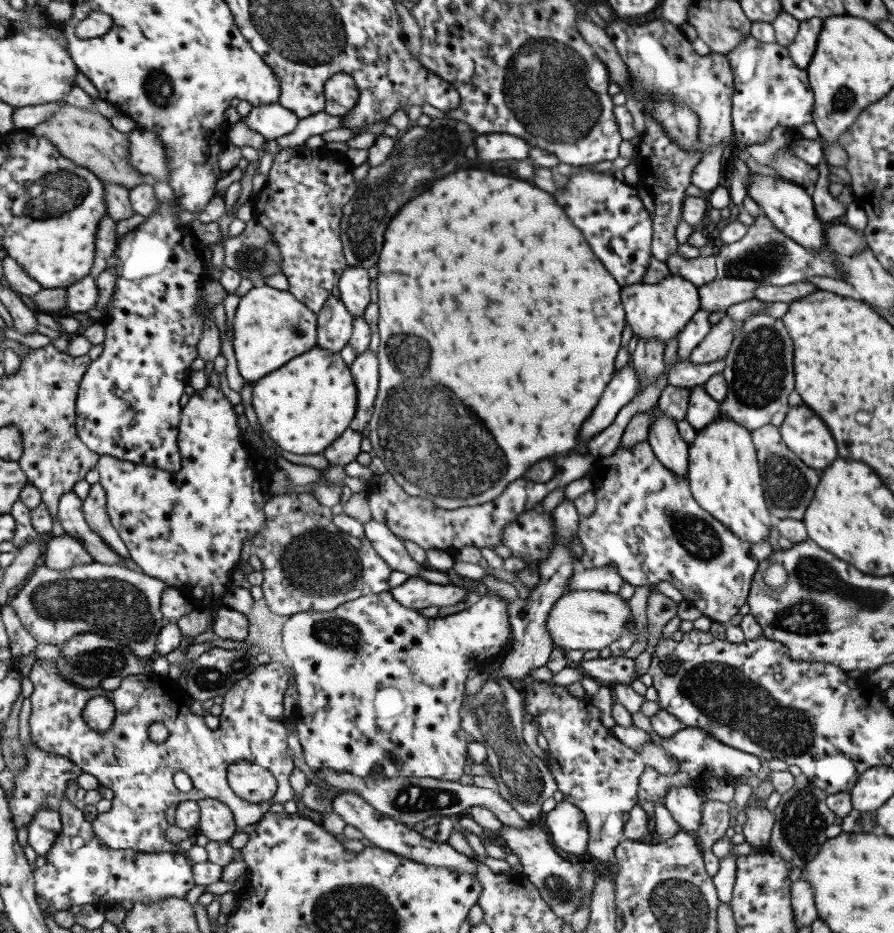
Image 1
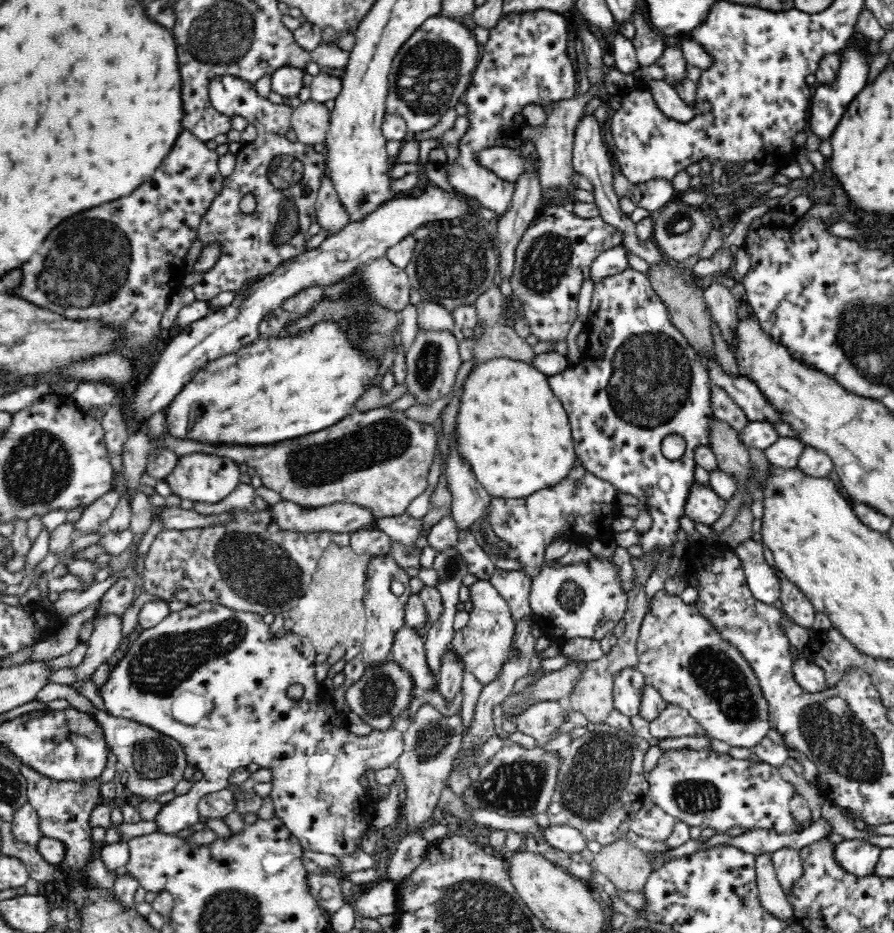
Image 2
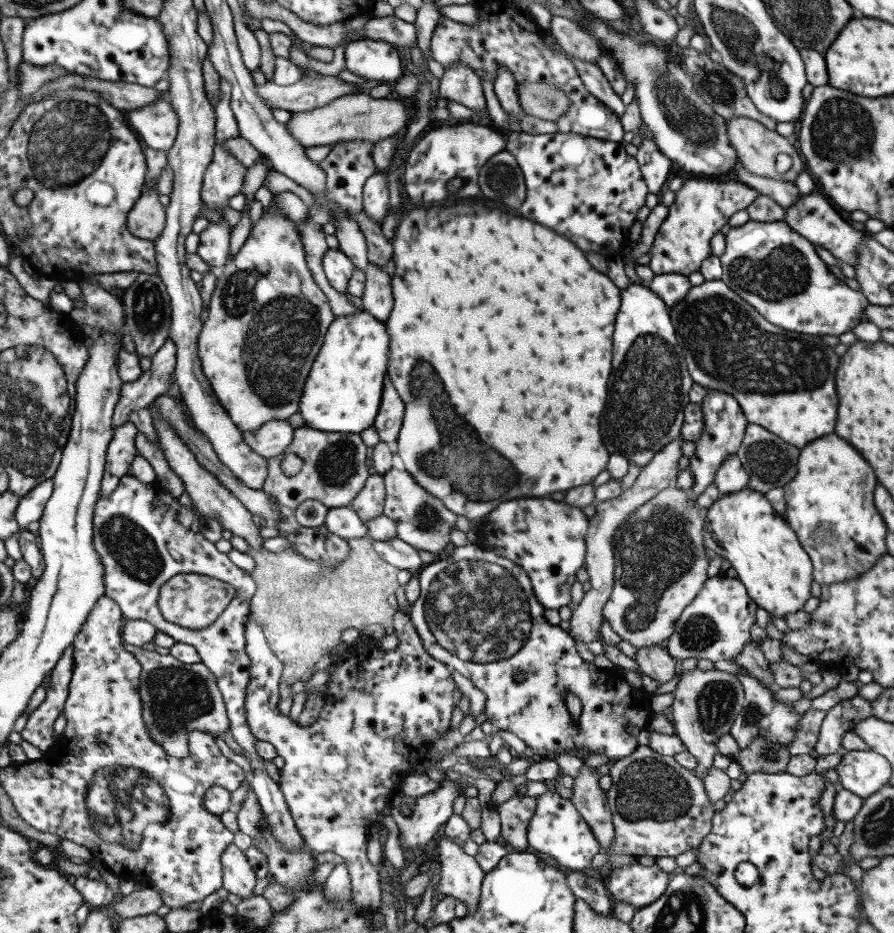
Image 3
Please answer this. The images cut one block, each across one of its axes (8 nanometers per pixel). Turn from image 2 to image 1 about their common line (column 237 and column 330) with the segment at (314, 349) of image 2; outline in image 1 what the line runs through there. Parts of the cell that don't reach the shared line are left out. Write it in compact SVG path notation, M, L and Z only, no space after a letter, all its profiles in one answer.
M317 346L252 385L259 423L276 446L292 454L322 452L350 427L356 415L358 392L350 367L332 350Z

